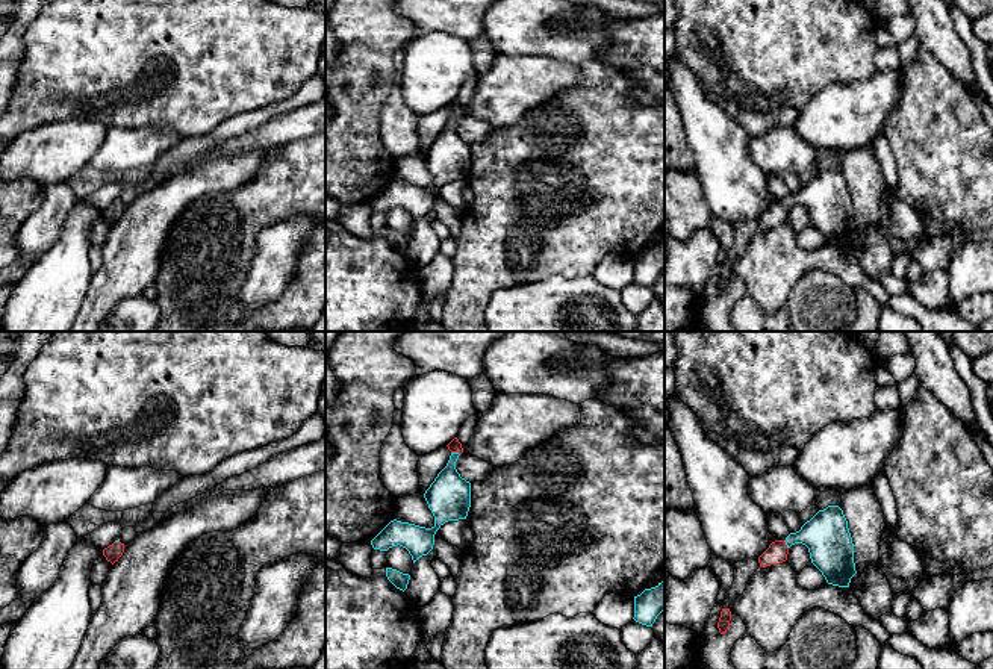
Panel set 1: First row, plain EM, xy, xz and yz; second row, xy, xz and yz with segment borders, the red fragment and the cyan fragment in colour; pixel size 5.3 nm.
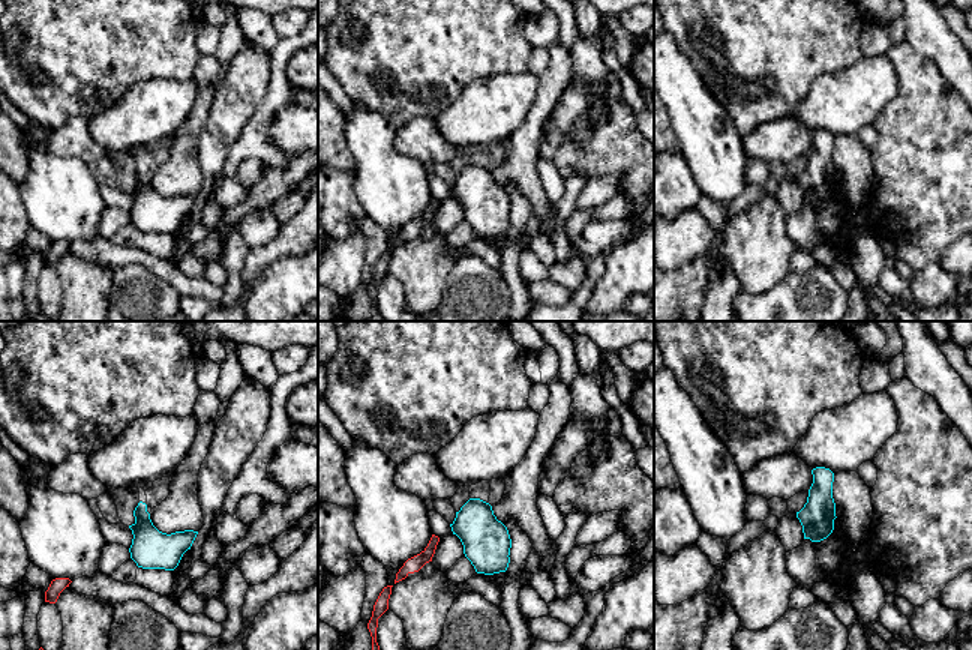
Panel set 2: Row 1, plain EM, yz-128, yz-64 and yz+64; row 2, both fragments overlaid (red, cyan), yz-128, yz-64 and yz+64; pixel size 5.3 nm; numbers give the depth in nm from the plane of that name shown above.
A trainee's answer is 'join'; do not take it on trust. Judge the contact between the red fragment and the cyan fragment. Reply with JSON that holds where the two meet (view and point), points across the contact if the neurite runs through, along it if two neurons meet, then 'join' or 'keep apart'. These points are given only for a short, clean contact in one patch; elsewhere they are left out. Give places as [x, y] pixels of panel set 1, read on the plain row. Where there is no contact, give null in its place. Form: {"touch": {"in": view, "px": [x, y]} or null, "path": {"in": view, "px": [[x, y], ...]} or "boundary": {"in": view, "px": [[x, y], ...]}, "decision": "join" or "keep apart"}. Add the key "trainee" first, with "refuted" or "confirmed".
{"trainee": "confirmed", "touch": {"in": "xz", "px": [456, 112]}, "path": {"in": "xz", "px": [[454, 106], [456, 112], [448, 135], [448, 158]]}, "decision": "join"}

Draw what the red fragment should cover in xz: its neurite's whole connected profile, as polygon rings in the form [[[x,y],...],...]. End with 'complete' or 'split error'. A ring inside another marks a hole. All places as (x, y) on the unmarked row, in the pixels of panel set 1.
[[[457,98],[447,107],[451,112],[450,121],[424,154],[434,186],[425,189],[394,180],[371,201],[374,210],[388,212],[400,206],[409,212],[415,224],[433,210],[434,195],[445,183],[466,180],[471,168],[471,144],[456,130],[463,109]]]; split error

